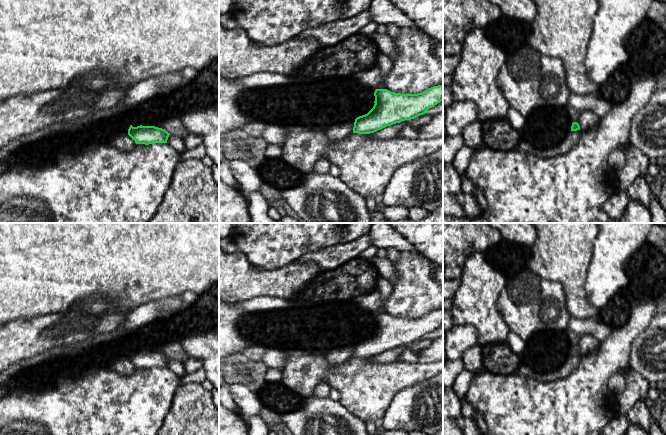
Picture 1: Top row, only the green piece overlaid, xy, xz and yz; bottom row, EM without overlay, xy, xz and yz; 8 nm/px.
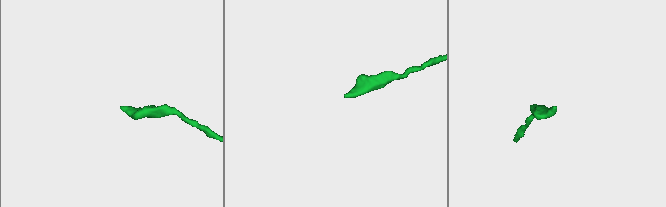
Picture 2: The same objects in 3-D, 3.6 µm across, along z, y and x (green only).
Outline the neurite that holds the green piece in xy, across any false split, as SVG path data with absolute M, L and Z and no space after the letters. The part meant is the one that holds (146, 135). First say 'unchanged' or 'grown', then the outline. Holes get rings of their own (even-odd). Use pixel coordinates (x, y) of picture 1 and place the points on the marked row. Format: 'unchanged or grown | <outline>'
unchanged | M130 125L128 135L135 141L136 144L153 144L167 143L170 133L165 129L155 126L137 126Z

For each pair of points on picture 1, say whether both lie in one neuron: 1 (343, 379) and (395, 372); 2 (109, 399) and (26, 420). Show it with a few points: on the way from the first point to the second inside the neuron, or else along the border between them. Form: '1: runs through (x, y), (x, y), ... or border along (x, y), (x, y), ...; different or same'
1: runs through (356, 379), (382, 379); same
2: runs through (88, 420), (47, 420); same

